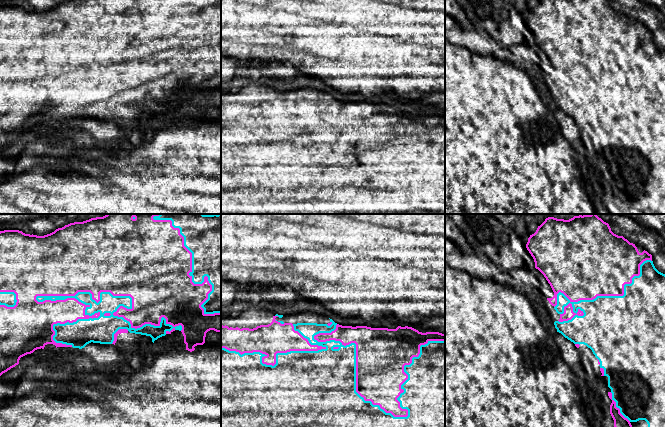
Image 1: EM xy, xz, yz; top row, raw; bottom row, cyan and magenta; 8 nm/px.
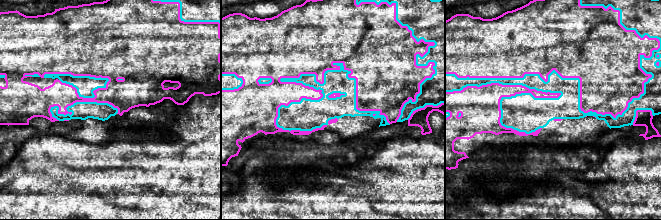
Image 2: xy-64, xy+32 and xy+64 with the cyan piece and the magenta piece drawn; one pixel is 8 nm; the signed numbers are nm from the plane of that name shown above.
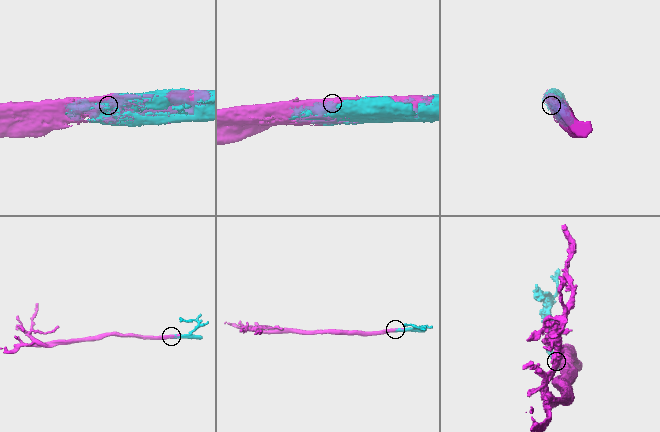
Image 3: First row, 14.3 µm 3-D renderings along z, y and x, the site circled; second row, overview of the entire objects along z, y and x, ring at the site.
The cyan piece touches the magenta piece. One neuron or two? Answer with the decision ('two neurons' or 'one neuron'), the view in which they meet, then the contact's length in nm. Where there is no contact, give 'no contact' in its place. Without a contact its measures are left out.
one neuron | xy | 1200 nm

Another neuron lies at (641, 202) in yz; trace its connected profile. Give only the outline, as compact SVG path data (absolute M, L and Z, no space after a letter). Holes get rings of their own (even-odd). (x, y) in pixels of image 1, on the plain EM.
M645 196L630 198L635 208L641 210L644 214L654 214L648 206L648 200Z

